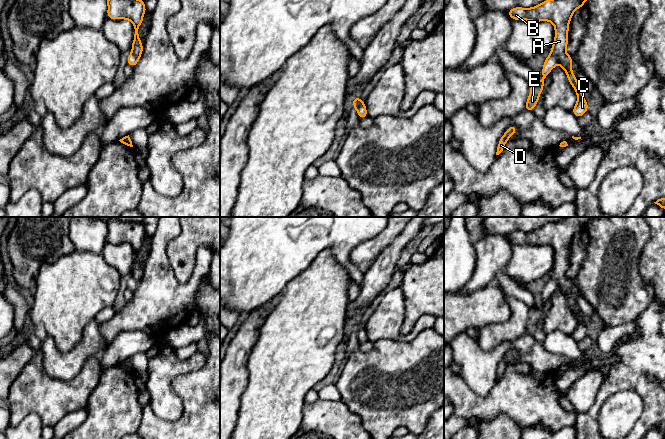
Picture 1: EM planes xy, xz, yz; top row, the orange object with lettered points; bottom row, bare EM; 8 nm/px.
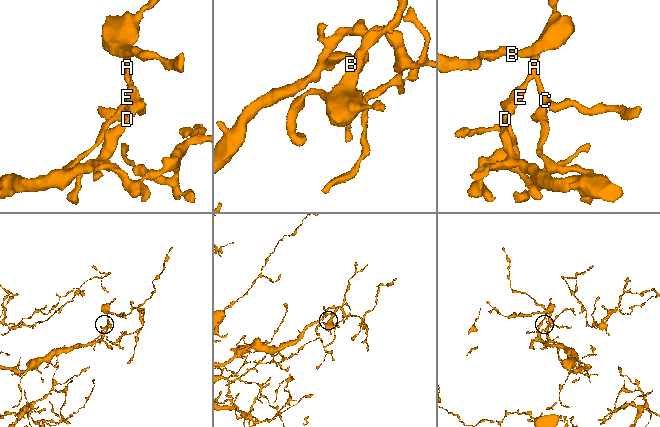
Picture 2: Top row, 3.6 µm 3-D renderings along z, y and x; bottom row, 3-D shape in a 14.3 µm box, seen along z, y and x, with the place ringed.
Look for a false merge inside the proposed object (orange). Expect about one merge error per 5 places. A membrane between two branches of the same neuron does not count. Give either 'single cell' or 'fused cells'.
fused cells

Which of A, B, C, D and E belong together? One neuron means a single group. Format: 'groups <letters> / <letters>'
groups A B C / D E

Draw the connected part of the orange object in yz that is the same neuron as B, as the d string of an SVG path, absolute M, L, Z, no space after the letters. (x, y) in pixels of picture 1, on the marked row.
M546 0L532 8L514 7L507 11L513 20L526 20L532 22L550 21L555 28L554 43L551 54L555 55L559 64L566 73L569 83L577 94L577 103L571 111L576 118L588 111L588 102L583 97L576 76L572 71L572 56L566 53L568 45L569 22L574 11L584 6L586 0Z

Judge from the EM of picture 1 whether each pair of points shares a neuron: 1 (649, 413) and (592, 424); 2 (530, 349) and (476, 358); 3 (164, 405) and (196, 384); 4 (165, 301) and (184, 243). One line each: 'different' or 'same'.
1: same
2: same
3: different
4: different

